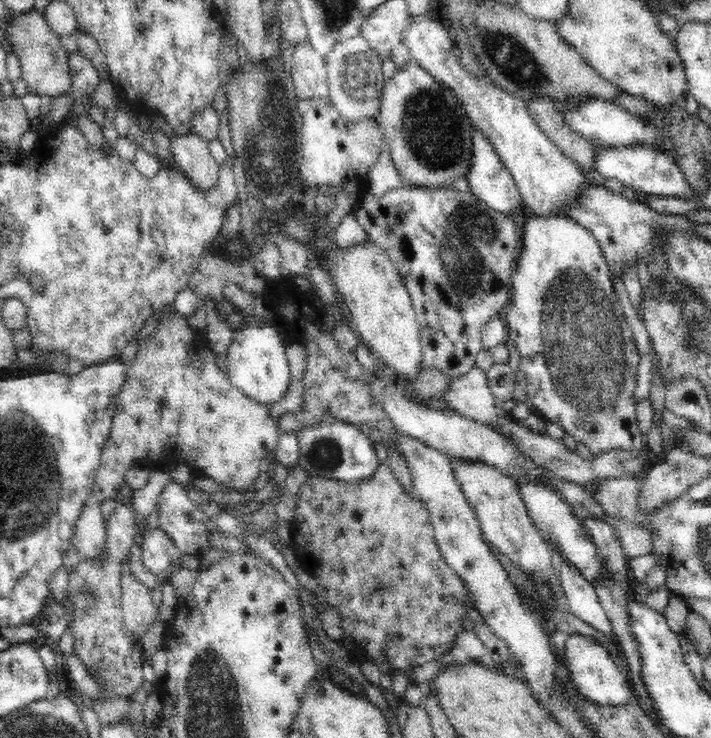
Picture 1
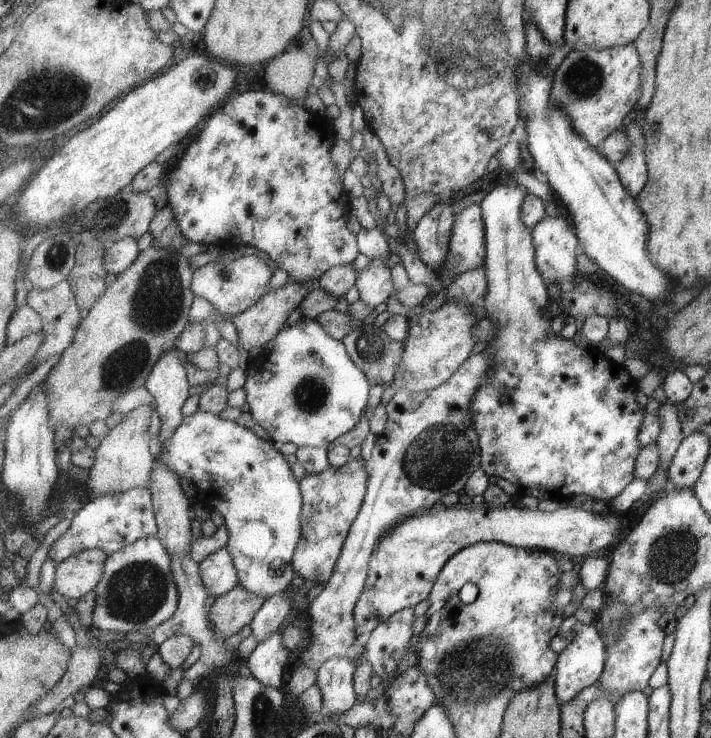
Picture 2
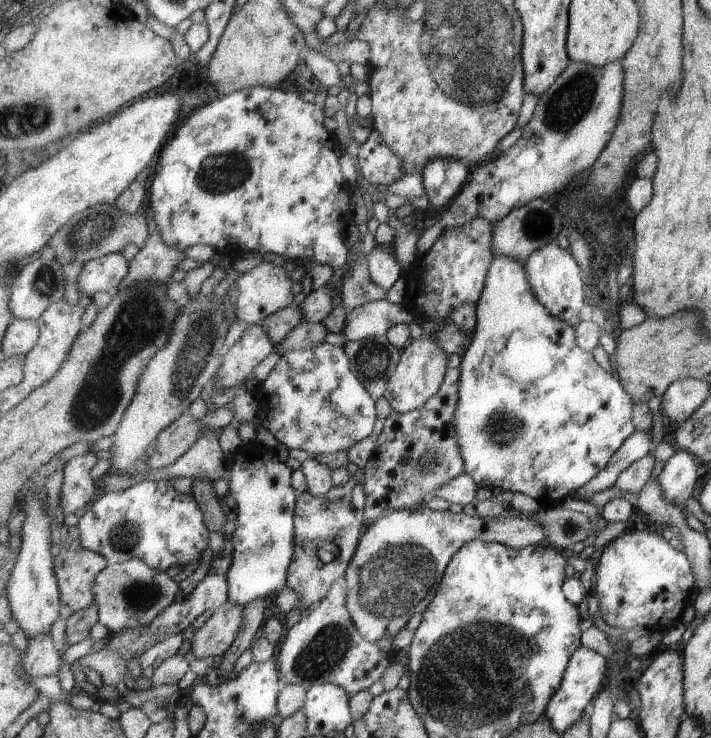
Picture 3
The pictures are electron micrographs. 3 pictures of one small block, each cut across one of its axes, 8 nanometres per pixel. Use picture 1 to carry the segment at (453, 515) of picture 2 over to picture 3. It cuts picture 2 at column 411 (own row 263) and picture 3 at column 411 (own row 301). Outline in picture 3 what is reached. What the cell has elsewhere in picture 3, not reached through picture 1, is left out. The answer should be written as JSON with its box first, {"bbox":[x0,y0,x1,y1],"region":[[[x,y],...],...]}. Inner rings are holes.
{"bbox":[345,505,547,643],"region":[[[424,505],[393,511],[377,520],[375,524],[366,526],[345,576],[349,591],[347,608],[361,636],[372,643],[378,643],[385,636],[397,636],[415,614],[423,614],[437,596],[439,585],[451,559],[462,546],[473,540],[499,542],[521,550],[528,546],[547,544],[547,530],[537,520],[533,520],[531,515],[521,518],[515,518],[515,516],[513,518],[481,518],[480,516],[473,518],[469,514],[455,514],[451,510],[431,510]]]}

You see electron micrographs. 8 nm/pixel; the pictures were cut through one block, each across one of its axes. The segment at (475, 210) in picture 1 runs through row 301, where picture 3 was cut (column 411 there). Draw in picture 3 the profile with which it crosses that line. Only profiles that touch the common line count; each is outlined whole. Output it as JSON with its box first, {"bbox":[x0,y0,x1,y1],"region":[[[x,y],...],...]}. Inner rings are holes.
{"bbox":[362,366,465,526],"region":[[[459,366],[448,369],[441,390],[423,408],[405,414],[393,411],[383,421],[385,430],[378,436],[369,471],[364,473],[366,506],[362,519],[365,526],[375,524],[393,511],[424,505],[437,488],[465,473],[454,423],[461,378]]]}

